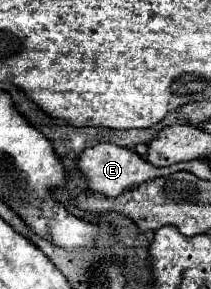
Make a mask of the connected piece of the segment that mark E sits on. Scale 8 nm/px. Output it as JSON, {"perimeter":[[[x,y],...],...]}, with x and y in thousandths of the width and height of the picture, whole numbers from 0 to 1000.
{"perimeter":[[[469,495],[469,502],[431,509],[431,516],[403,516],[374,536],[365,585],[403,612],[403,647],[422,661],[488,668],[507,682],[555,682],[555,675],[573,675],[573,668],[592,668],[611,654],[640,654],[678,626],[706,626],[706,619],[735,619],[735,612],[773,606],[754,578],[725,578],[716,564],[687,564],[678,543],[659,543],[630,516],[526,502],[526,495]]]}

